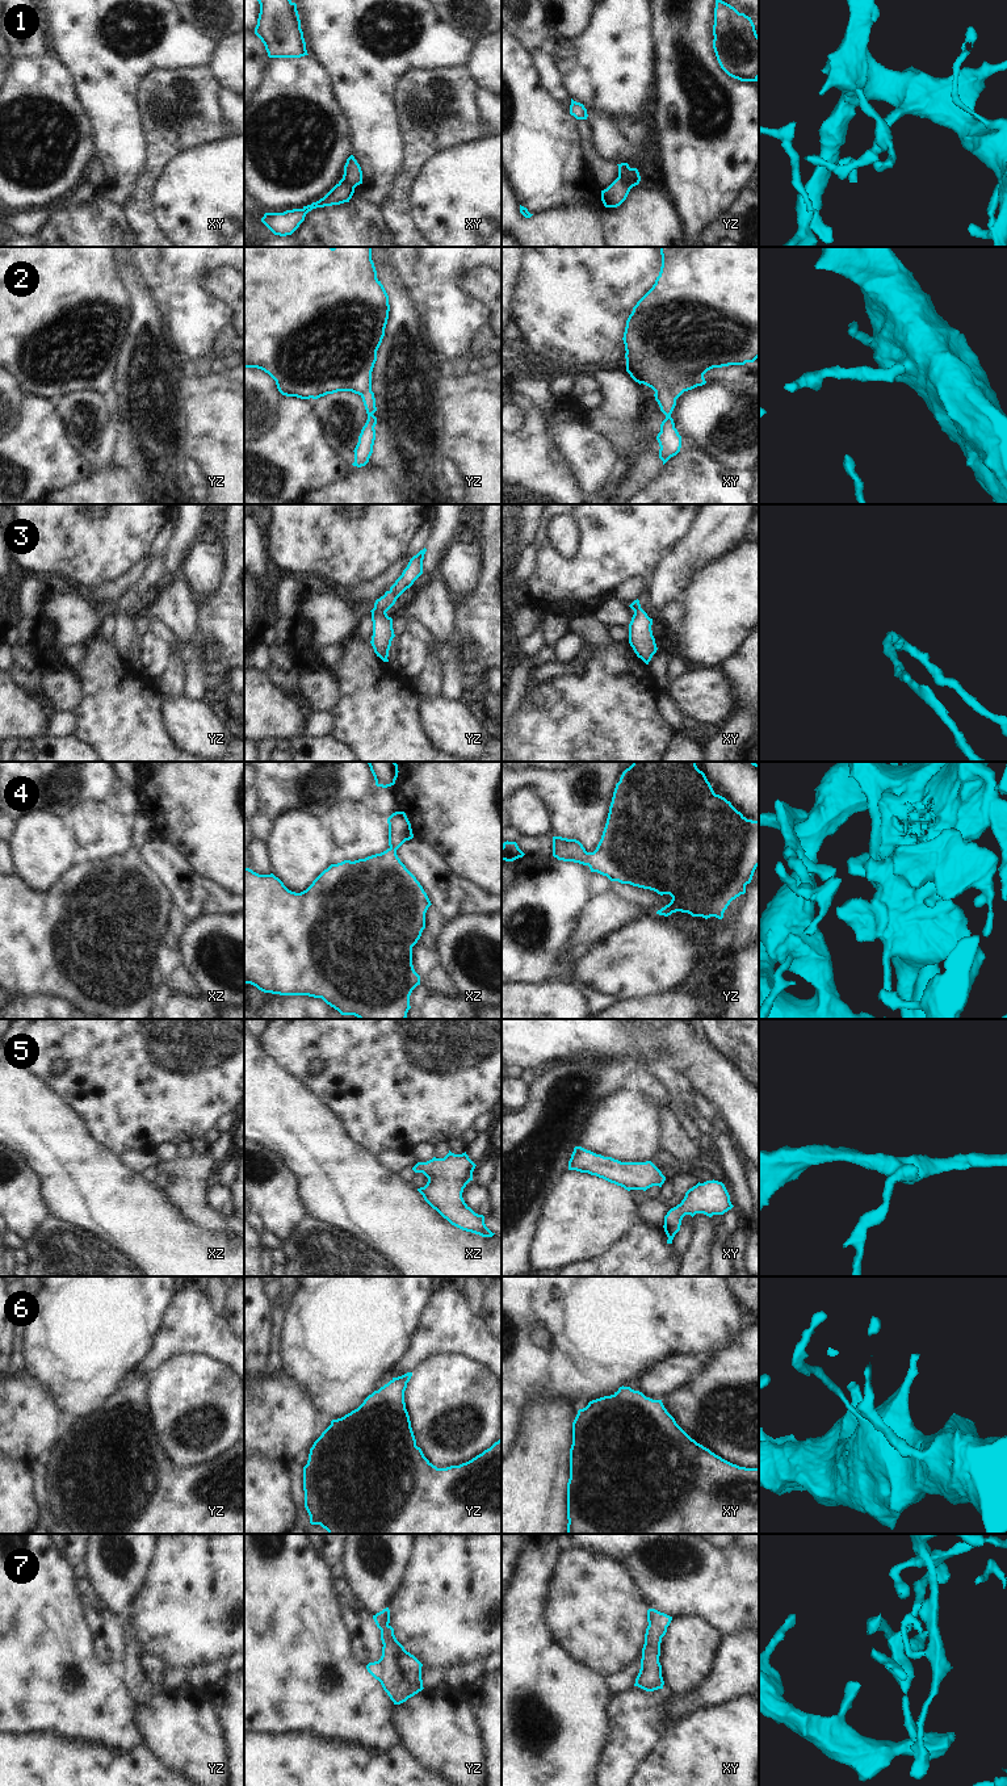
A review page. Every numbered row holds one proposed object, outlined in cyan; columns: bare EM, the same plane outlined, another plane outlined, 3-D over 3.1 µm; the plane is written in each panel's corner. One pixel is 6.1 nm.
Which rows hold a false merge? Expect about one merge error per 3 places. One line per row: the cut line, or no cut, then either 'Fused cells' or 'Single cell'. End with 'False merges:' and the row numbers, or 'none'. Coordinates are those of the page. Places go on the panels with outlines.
1: Split along yz (619, 175), (630, 188). Fused cells
2: No split. Single cell
3: No split. Single cell
4: No split. Single cell
5: No split. Single cell
6: No split. Single cell
7: No split. Single cell
False merges: 1.

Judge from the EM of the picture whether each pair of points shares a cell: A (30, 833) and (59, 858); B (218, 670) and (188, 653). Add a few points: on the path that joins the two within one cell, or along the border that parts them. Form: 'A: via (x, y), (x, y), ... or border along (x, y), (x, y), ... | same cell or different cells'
A: via (37, 839), (53, 855) | same cell
B: border along (222, 661), (230, 670) | different cells

